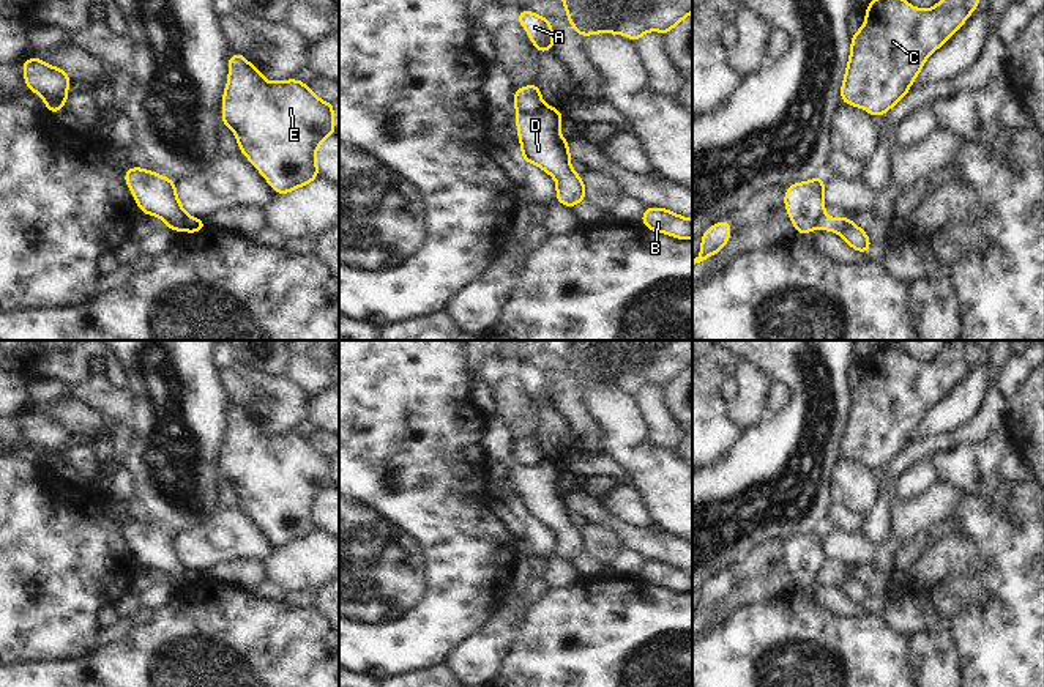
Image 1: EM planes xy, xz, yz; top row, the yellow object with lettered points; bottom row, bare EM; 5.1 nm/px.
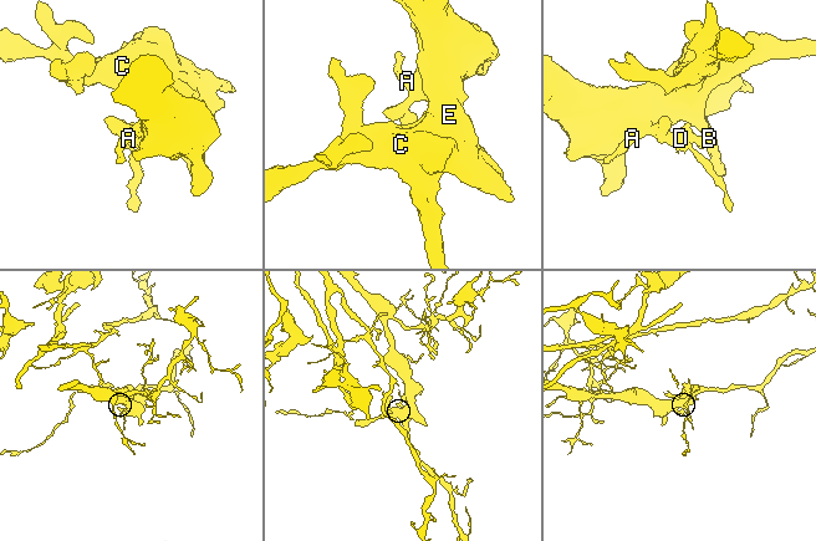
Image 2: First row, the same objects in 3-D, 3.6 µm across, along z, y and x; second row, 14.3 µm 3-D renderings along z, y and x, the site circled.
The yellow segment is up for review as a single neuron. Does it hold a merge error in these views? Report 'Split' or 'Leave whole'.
Split.

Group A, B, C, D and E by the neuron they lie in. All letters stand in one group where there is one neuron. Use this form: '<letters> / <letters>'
A B C E / D

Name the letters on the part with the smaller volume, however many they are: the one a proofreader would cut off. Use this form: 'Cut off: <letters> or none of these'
Cut off: D.

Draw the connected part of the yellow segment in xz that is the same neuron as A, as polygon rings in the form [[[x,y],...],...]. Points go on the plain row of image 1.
[[[528,362],[517,366],[514,370],[524,378],[530,394],[535,397],[539,407],[552,403],[555,392],[547,370],[538,369]]]

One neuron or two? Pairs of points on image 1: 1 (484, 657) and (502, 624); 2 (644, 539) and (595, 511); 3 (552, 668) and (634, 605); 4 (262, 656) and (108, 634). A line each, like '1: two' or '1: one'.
1: one
2: one
3: one
4: two

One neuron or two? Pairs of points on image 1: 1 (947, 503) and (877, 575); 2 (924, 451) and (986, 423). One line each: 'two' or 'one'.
1: one
2: one

